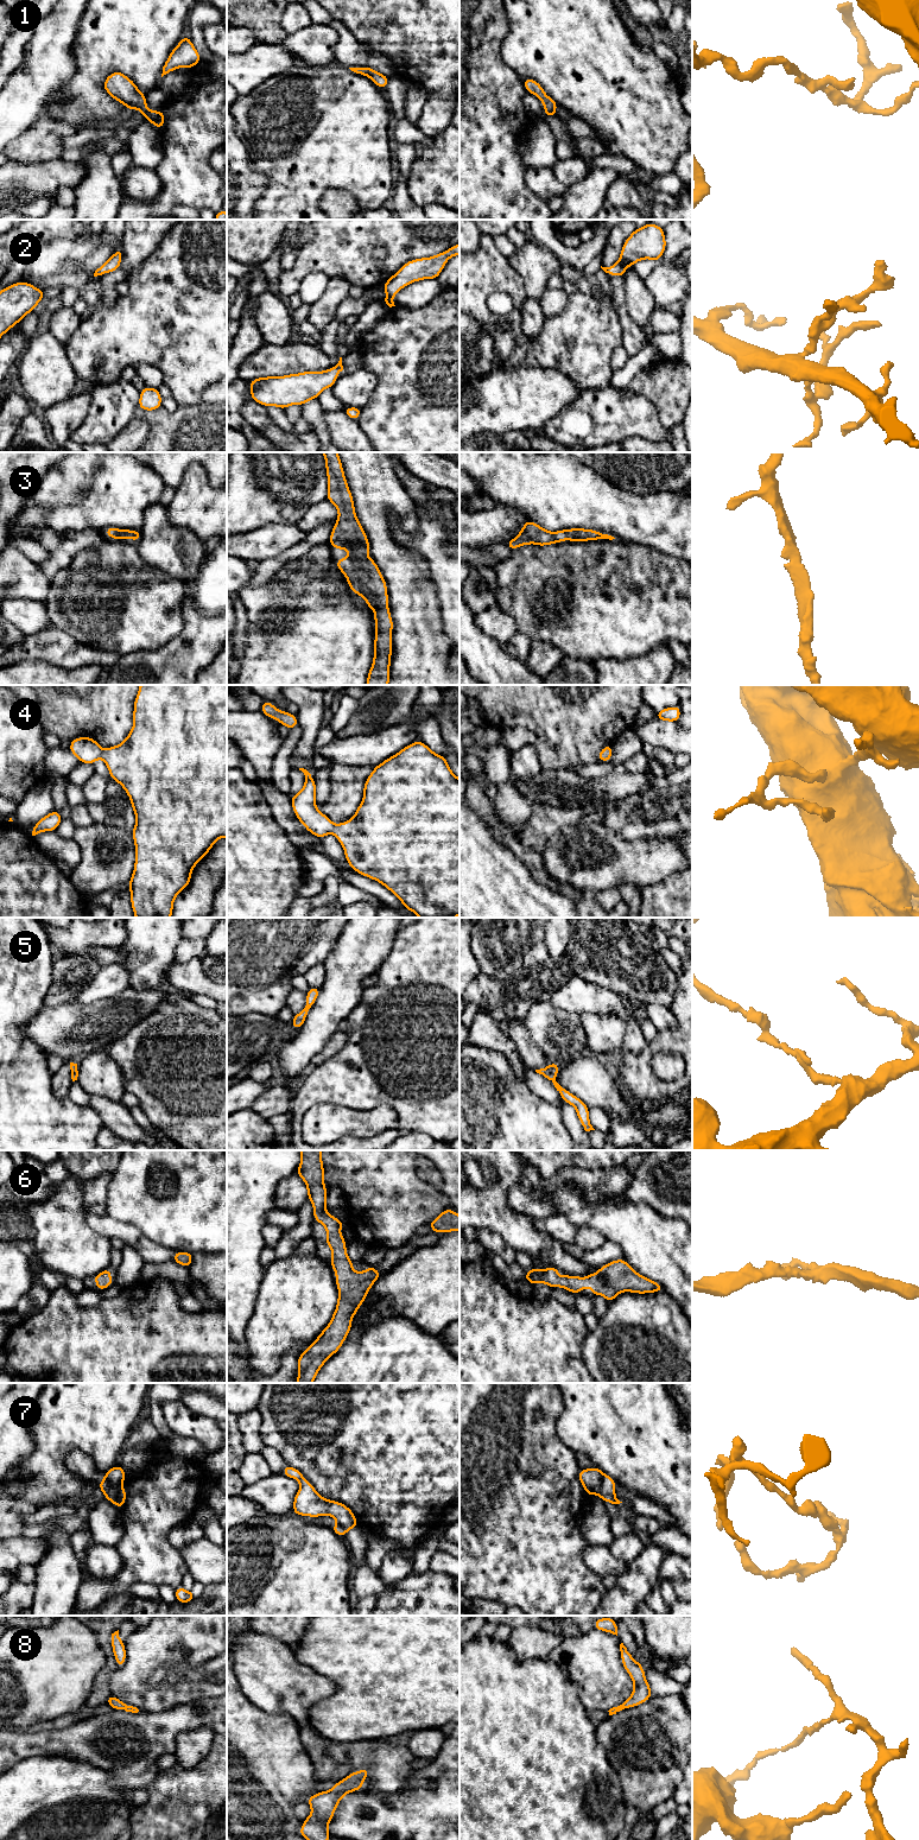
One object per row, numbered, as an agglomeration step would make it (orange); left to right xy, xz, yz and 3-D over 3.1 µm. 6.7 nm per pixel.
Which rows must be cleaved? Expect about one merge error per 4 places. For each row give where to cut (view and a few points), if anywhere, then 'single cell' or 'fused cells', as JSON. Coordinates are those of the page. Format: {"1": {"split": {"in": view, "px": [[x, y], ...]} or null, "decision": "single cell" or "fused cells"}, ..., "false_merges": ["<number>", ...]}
{"1": {"split": null, "decision": "single cell"}, "2": {"split": null, "decision": "single cell"}, "3": {"split": null, "decision": "single cell"}, "4": {"split": null, "decision": "single cell"}, "5": {"split": null, "decision": "single cell"}, "6": {"split": null, "decision": "single cell"}, "7": {"split": {"in": "xy", "px": [[105, 1476], [113, 1486], [120, 1485]]}, "decision": "fused cells"}, "8": {"split": null, "decision": "single cell"}, "false_merges": ["7"]}

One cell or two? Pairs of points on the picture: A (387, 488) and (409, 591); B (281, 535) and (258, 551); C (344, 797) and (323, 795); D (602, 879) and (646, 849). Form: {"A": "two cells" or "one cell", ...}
{"A": "one cell", "B": "one cell", "C": "two cells", "D": "one cell"}

